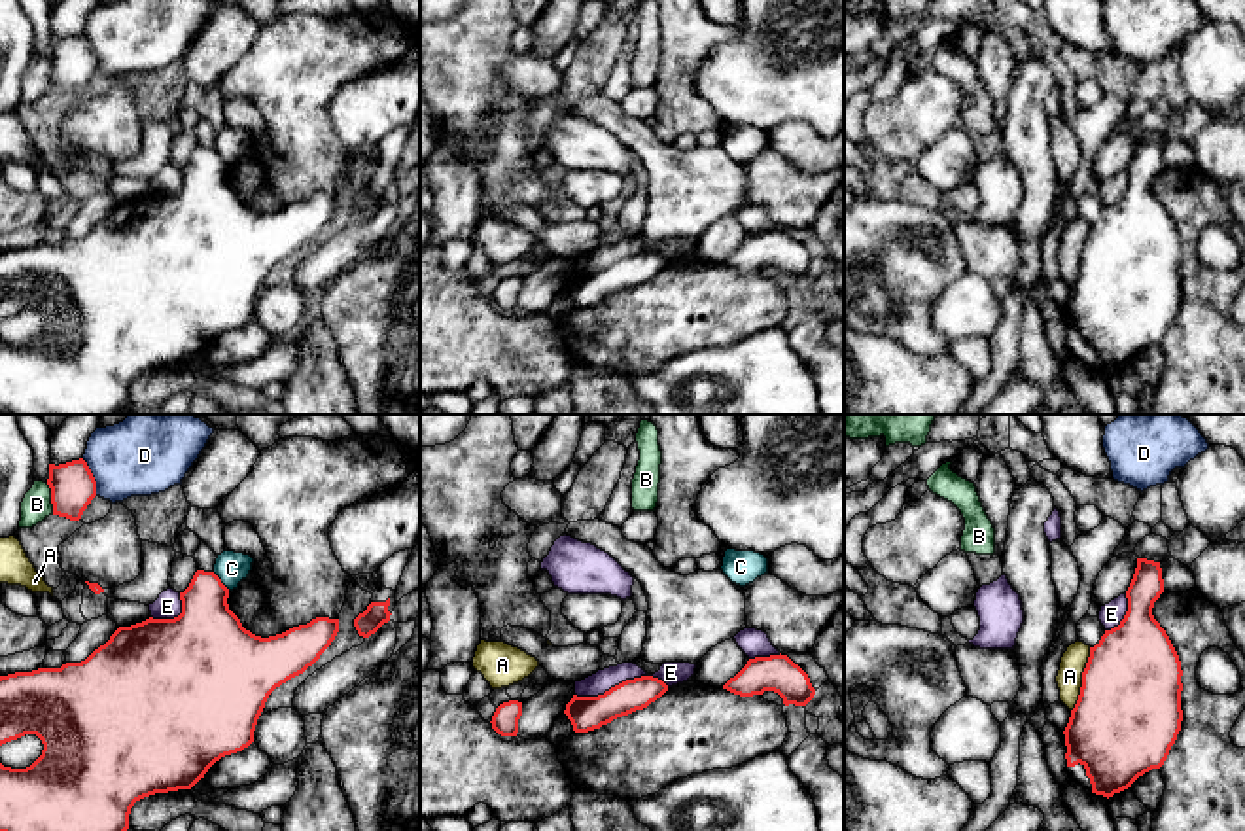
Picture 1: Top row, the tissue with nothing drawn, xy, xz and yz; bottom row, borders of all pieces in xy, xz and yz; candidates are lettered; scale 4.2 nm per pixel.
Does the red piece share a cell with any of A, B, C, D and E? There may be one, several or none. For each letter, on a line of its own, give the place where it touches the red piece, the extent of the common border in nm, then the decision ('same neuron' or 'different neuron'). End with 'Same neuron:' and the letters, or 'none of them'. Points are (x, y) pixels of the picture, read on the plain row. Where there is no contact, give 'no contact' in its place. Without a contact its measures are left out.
A: yz (1083, 256) | 280 nm | different neuron
B: xy (52, 74) | 140 nm | different neuron
C: xy (220, 158) | 110 nm | different neuron
D: xy (93, 53) | 170 nm | different neuron
E: xz (623, 258) | 400 nm | different neuron
Same neuron: none of them

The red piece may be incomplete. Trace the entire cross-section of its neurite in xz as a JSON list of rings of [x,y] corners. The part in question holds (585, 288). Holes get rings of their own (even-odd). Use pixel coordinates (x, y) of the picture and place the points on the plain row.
[[[653,252],[626,256],[604,271],[577,273],[566,280],[564,290],[575,309],[588,309],[617,293],[647,284],[668,267],[668,261]]]

